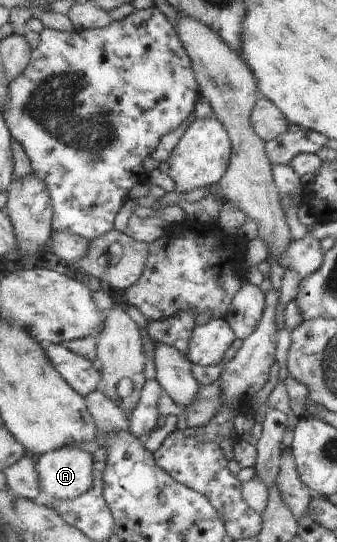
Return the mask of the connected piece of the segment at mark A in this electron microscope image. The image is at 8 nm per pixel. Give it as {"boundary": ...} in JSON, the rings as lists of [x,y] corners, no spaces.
{"boundary":[[[66,446],[46,452],[45,455],[36,458],[36,470],[40,474],[40,486],[42,486],[43,502],[49,500],[76,500],[85,495],[96,482],[96,473],[94,472],[95,458],[84,448],[75,446]]]}

